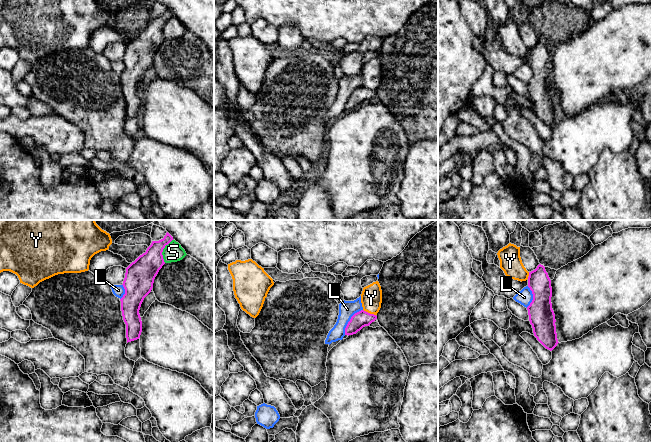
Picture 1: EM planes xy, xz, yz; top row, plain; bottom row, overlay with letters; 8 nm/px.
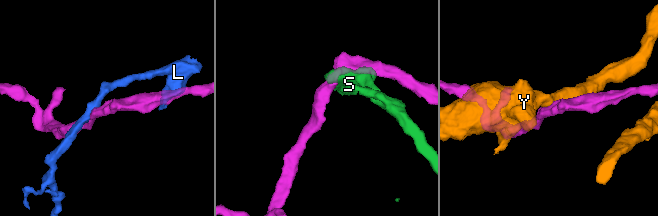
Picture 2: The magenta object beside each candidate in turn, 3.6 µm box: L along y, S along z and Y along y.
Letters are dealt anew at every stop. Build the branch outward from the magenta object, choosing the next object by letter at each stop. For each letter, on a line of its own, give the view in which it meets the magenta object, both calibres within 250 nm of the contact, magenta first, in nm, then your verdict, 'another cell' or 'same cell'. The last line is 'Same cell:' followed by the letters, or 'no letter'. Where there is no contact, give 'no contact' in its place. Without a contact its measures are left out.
L: contact in xz; calibres 130 and 140 nm; another cell
S: contact in xy; calibres 220 and 160 nm; another cell
Y: contact in xz; calibres 130 and 180 nm; another cell
Same cell: no letter

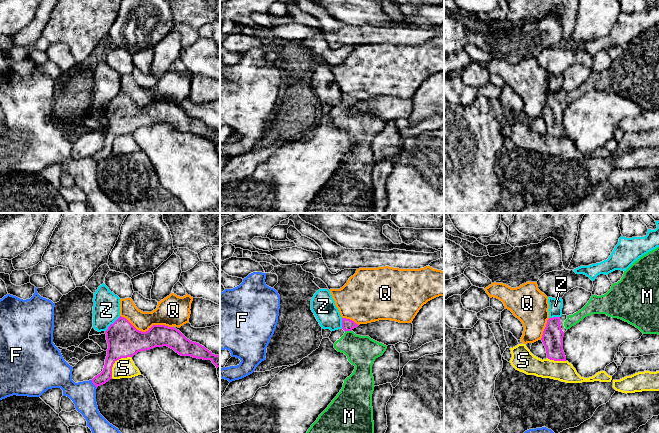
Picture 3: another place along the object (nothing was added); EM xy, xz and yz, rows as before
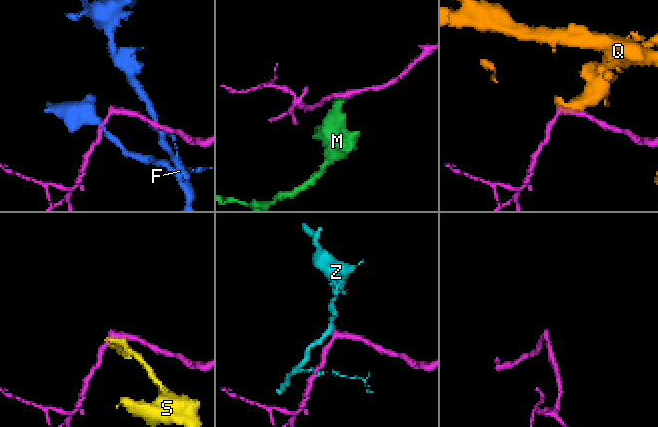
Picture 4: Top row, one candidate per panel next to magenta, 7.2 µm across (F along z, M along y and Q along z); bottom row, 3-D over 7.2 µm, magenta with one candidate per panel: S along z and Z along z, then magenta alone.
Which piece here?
F: contact in xy; calibres 90 and 200 nm; another cell
M: contact in xz; calibres 100 and 260 nm; same cell
Q: contact in xy; calibres 280 and 240 nm; another cell
S: contact in xy; calibres 280 and 160 nm; another cell
Z: contact in xy; calibres 280 and 220 nm; another cell
Same cell: M

